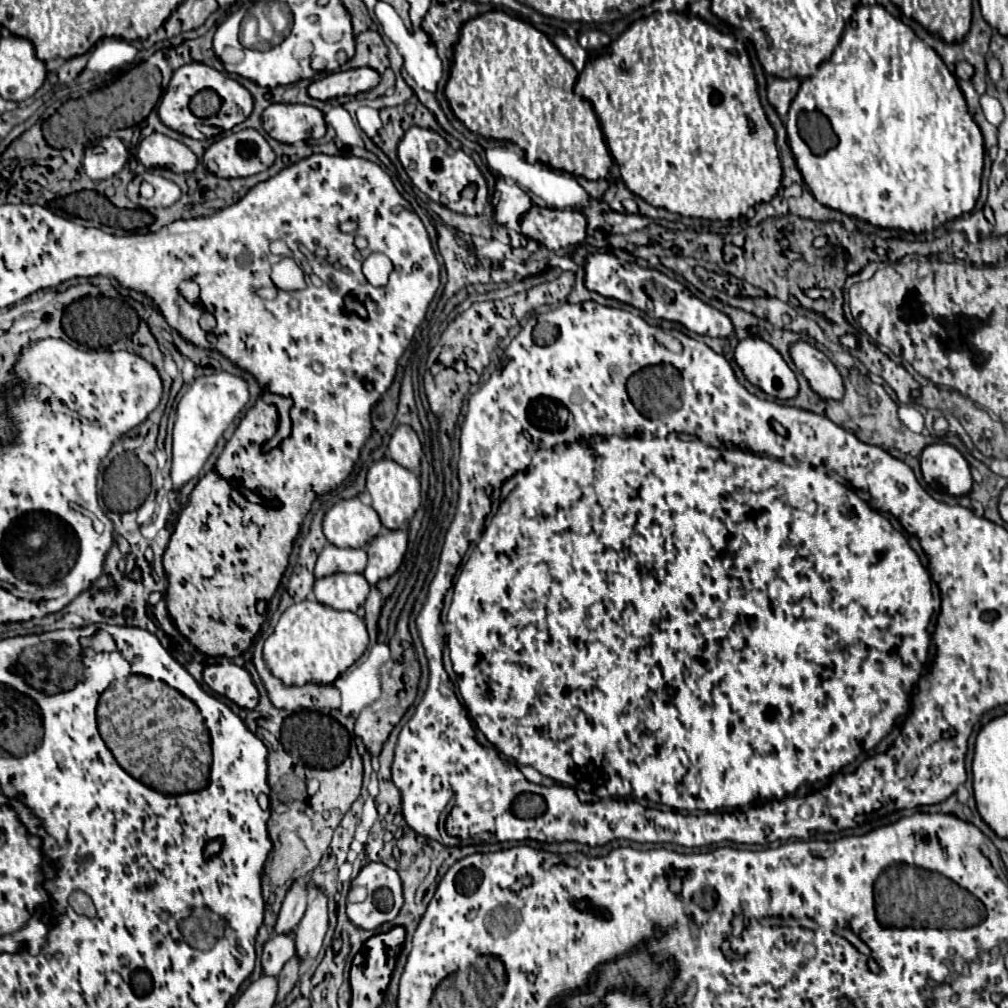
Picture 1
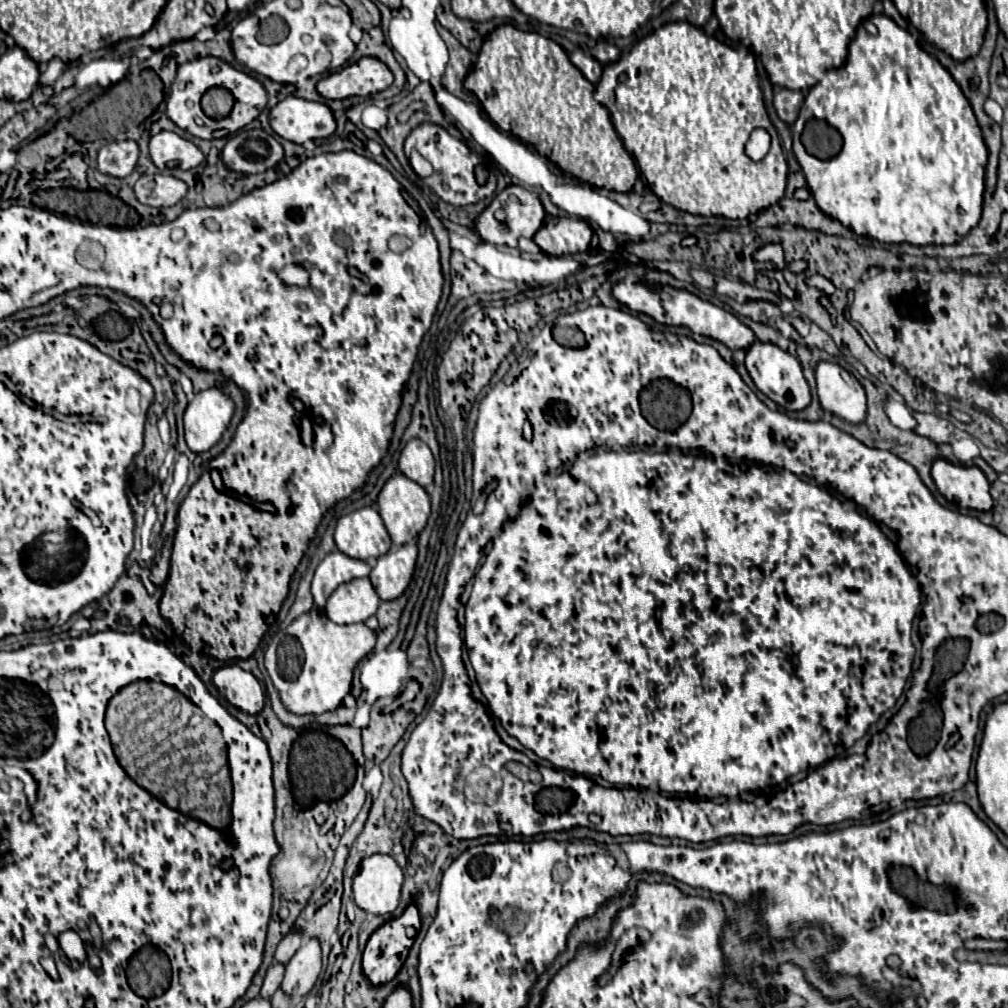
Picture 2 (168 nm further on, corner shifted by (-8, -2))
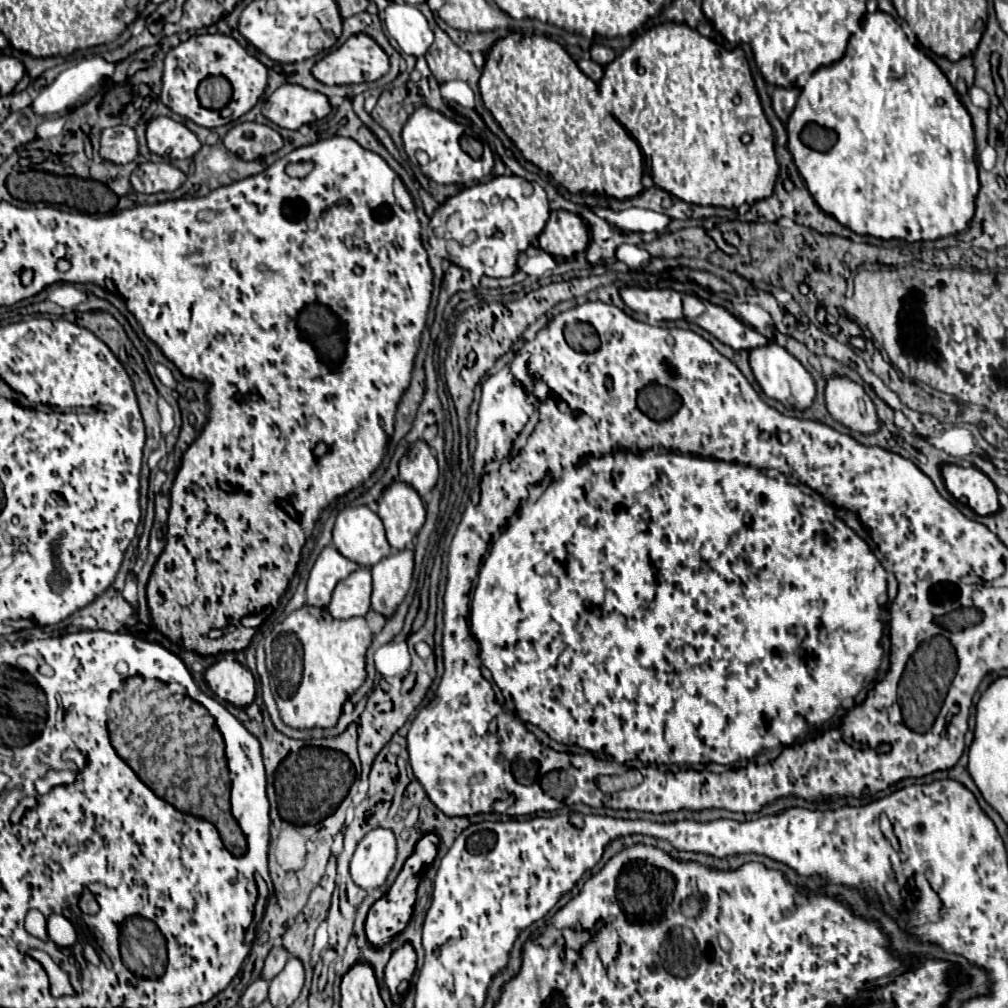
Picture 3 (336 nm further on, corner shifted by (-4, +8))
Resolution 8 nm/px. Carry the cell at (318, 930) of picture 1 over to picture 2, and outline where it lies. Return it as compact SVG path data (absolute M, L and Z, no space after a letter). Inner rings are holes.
M309 939L285 967L285 977L281 983L283 993L291 999L305 997L313 989L319 971L321 971L321 947L315 939Z

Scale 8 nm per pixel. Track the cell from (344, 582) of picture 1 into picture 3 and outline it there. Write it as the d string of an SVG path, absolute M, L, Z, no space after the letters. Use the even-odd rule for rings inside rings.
M359 567L345 581L339 581L327 611L335 619L363 617L371 607L371 571Z

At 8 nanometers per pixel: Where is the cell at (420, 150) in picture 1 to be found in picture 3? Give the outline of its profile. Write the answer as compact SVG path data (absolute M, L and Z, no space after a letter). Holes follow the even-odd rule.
M429 107L415 109L413 115L407 119L403 133L401 133L403 148L411 161L418 150L422 149L429 155L429 163L420 166L421 171L429 179L433 179L439 185L471 185L471 183L485 179L491 173L493 153L486 143L486 157L479 161L473 161L459 145L461 135L463 135L463 127L459 123L449 121L445 115L441 115L439 111L433 111Z

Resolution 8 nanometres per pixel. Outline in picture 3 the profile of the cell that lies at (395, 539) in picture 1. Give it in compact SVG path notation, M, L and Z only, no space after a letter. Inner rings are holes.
M395 549L371 567L373 595L371 607L381 615L391 615L409 591L413 577L413 549Z

